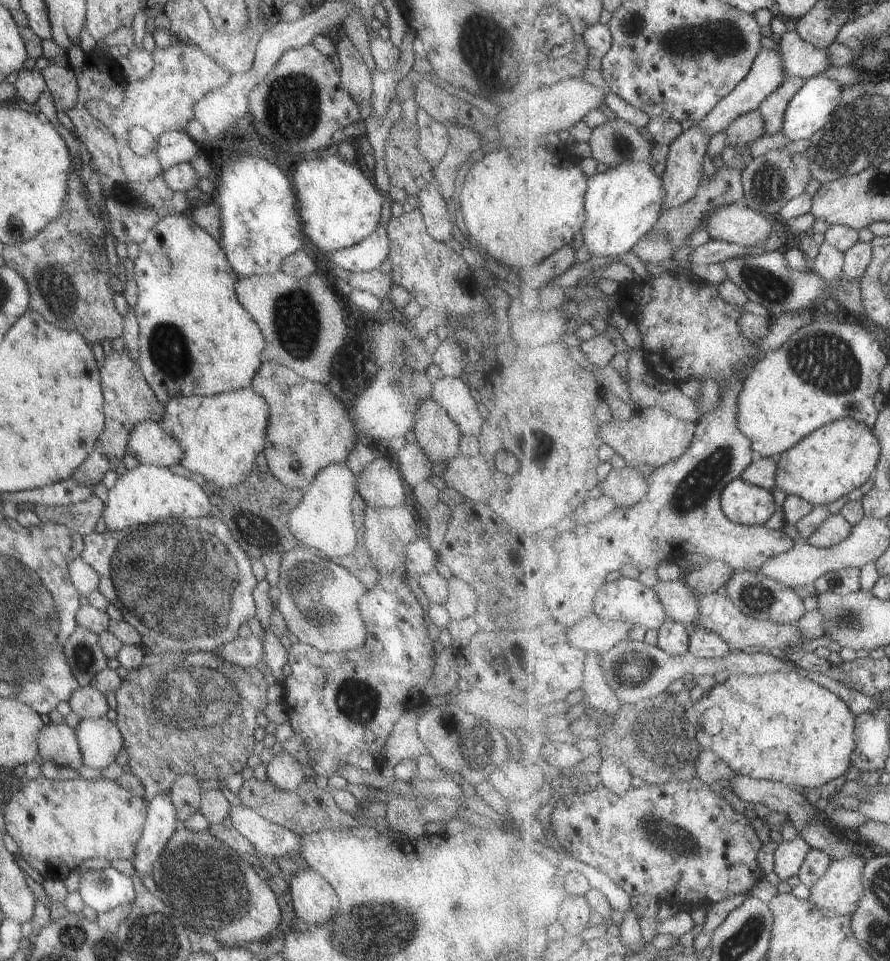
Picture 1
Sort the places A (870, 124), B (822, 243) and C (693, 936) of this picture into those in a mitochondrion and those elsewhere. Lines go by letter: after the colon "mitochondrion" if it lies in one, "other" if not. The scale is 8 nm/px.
A: mitochondrion
B: other
C: other

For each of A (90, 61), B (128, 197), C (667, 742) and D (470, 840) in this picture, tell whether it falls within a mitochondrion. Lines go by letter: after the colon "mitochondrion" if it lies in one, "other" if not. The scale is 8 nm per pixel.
A: other
B: mitochondrion
C: mitochondrion
D: other

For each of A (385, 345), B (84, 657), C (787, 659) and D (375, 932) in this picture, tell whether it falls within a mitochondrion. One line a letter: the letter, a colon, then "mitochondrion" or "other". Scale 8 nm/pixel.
A: mitochondrion
B: mitochondrion
C: other
D: mitochondrion

